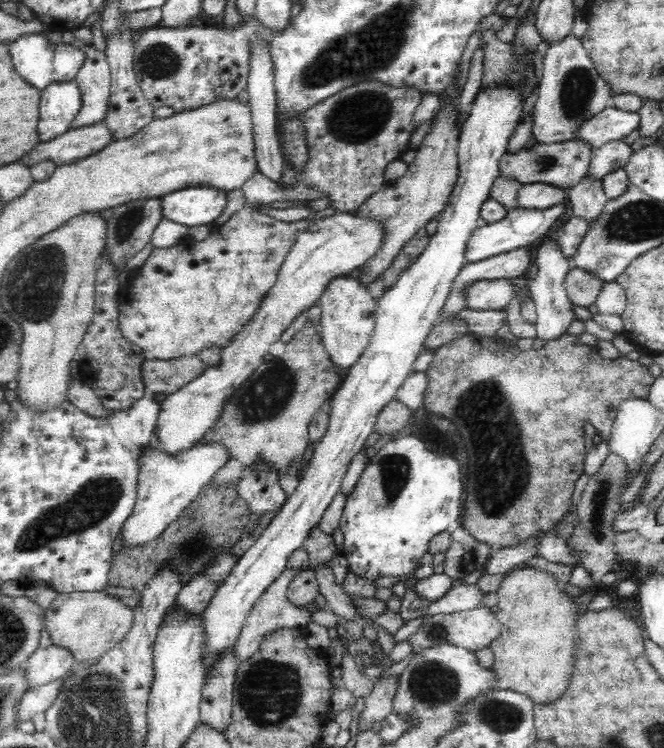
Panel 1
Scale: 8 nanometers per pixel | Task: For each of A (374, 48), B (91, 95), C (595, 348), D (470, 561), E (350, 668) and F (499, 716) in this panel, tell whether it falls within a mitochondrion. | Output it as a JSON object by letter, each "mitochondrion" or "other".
{"A":"mitochondrion","B":"other","C":"other","D":"mitochondrion","E":"other","F":"mitochondrion"}

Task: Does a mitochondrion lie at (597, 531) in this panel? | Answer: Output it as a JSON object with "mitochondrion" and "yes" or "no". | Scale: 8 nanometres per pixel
{"mitochondrion":"yes"}

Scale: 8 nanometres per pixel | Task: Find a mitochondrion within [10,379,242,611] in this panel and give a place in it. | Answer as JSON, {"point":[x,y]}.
{"point":[91,505]}

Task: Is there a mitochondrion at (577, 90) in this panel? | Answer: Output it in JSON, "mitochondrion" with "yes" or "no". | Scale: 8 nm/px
{"mitochondrion":"yes"}

